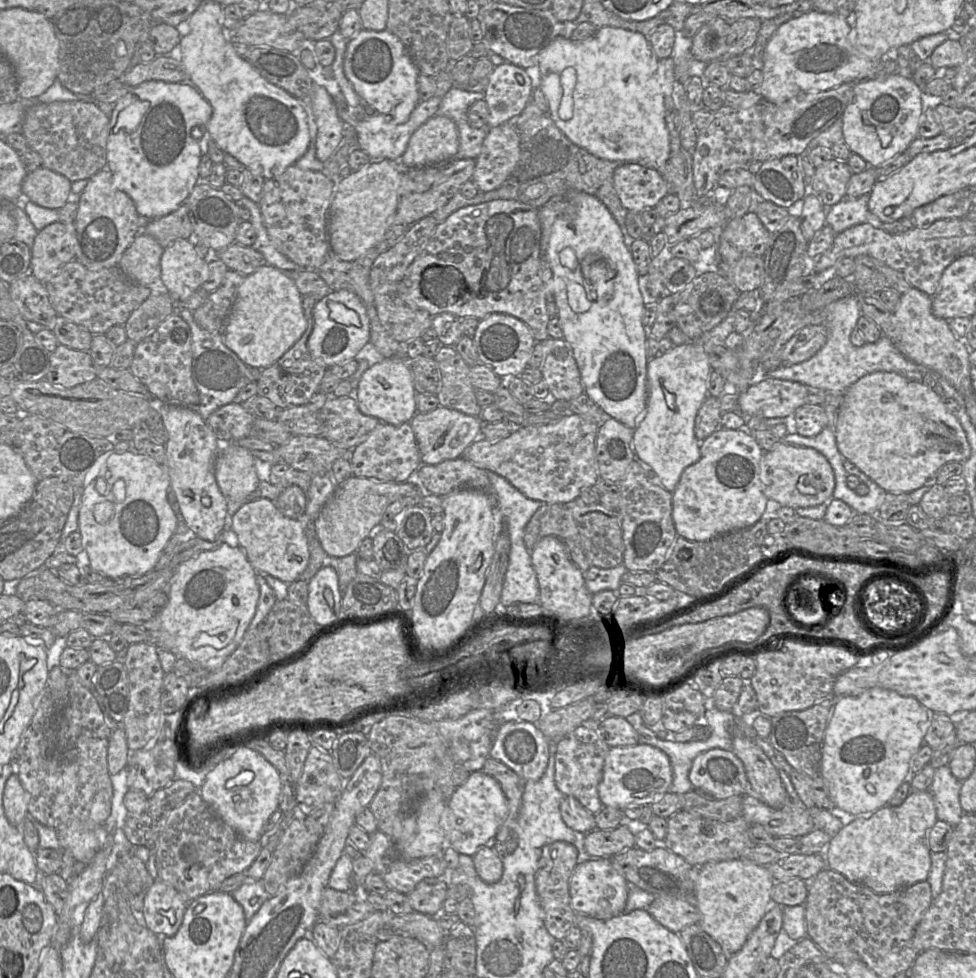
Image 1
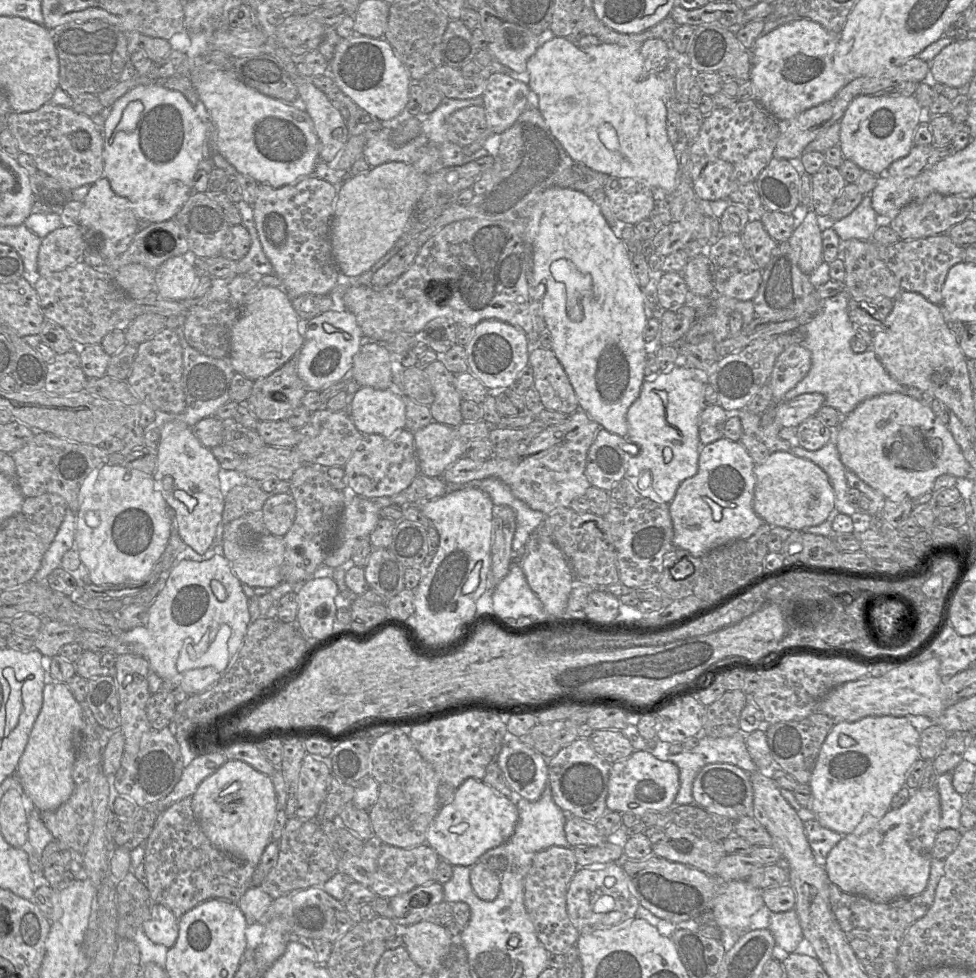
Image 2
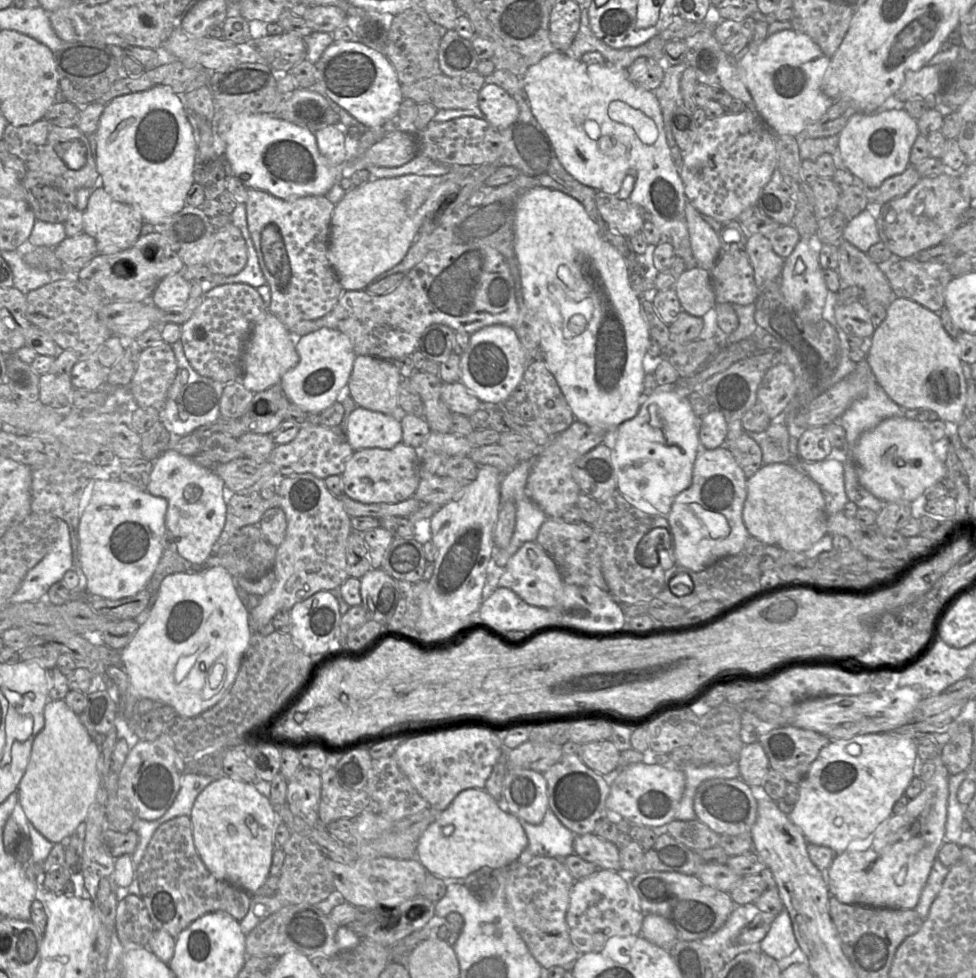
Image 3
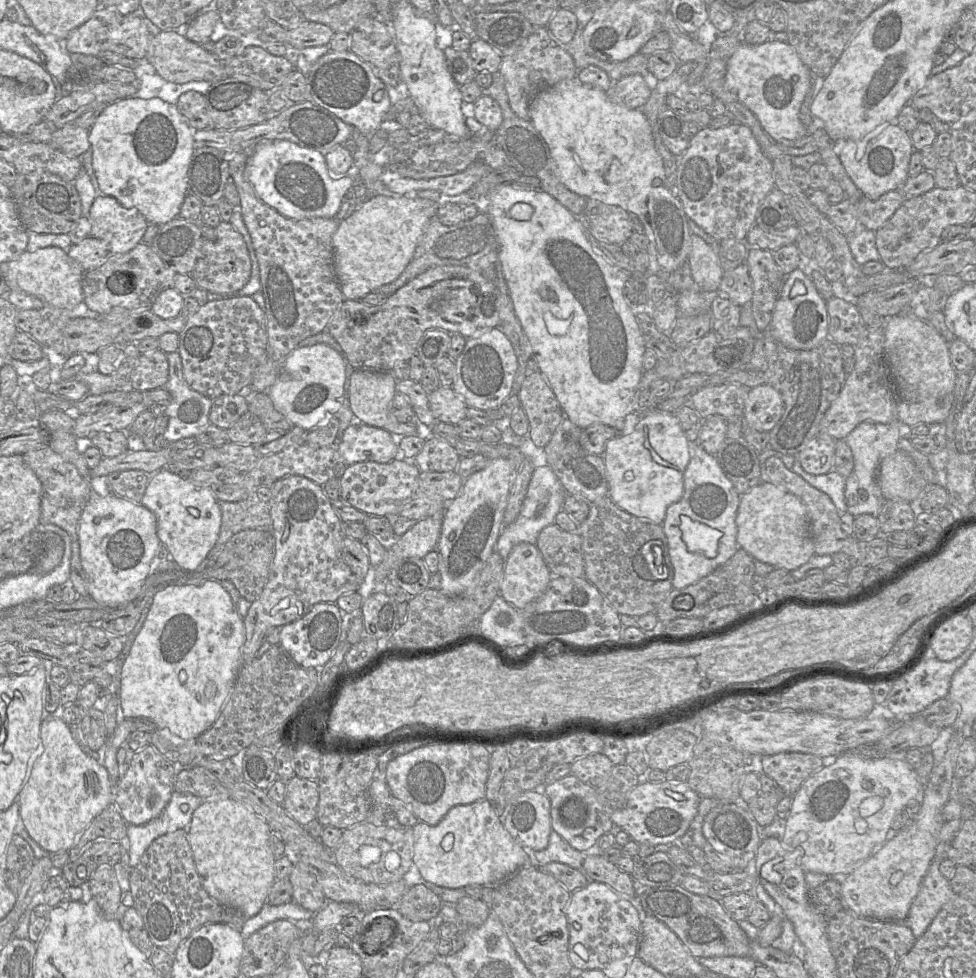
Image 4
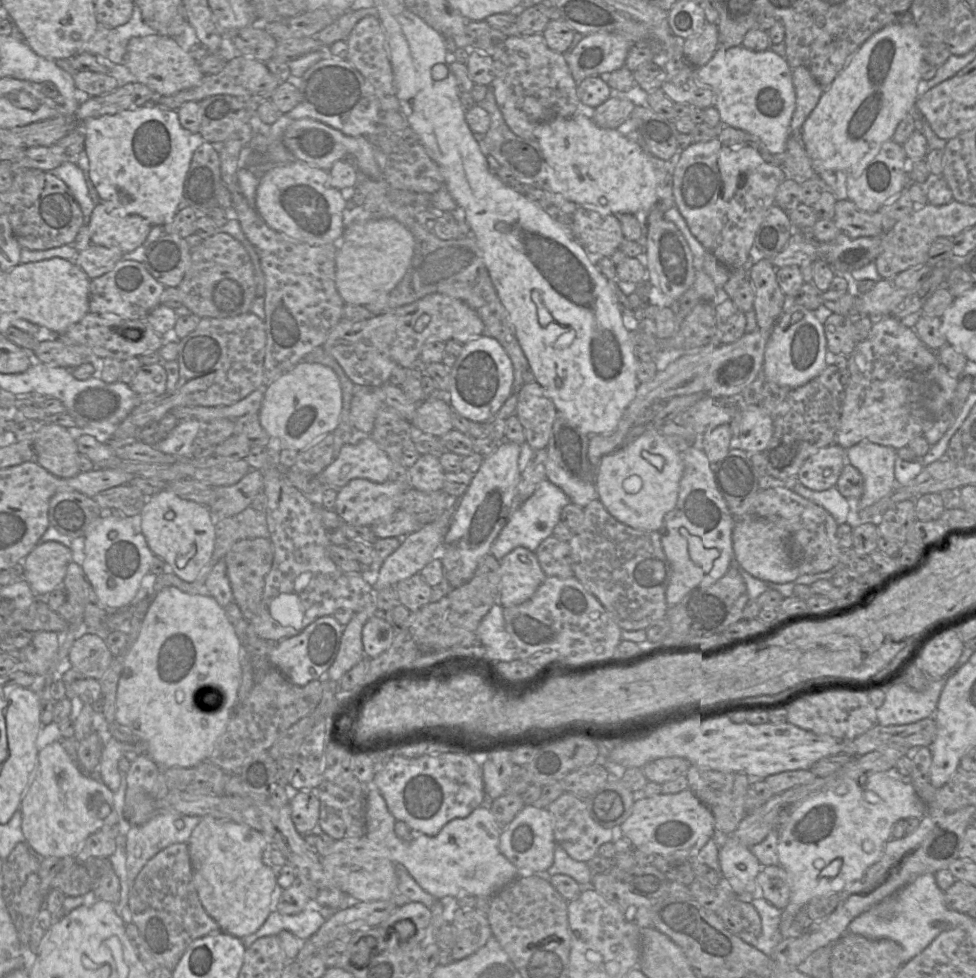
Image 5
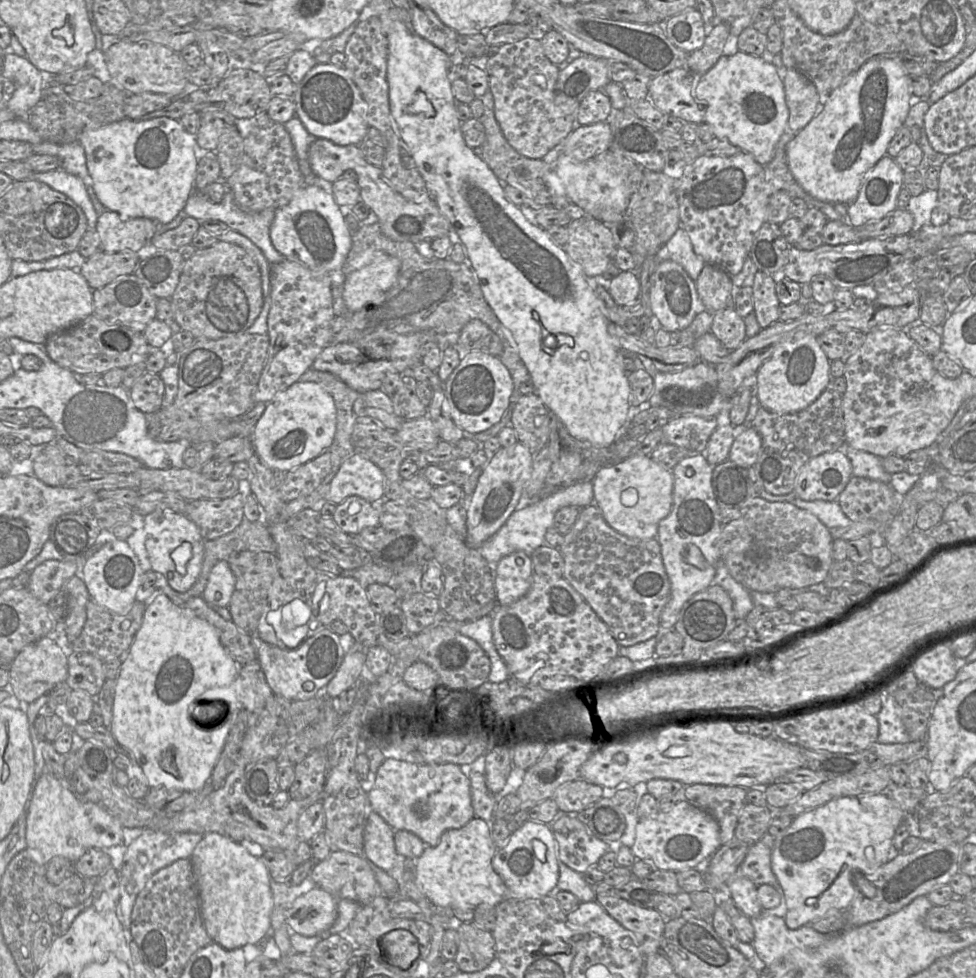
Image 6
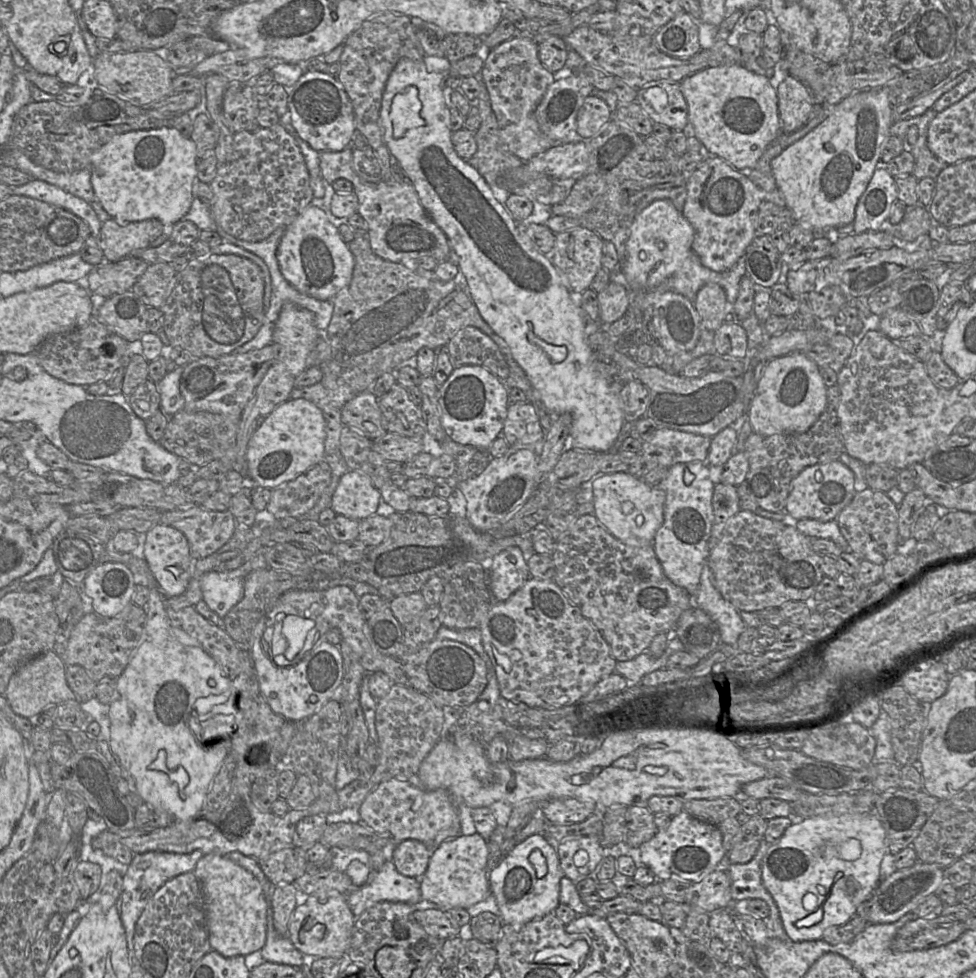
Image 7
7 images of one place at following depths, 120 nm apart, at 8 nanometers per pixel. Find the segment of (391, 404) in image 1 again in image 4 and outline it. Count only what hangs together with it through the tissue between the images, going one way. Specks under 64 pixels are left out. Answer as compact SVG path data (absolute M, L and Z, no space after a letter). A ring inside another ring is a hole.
M351 423L338 440L345 465L364 461L387 463L398 458L396 438L388 430L365 423Z

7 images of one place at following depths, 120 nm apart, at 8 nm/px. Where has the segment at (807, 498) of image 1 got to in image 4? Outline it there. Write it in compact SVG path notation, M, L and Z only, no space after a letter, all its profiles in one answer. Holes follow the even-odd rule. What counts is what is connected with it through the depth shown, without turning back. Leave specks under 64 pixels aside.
M760 482L740 496L735 523L738 548L746 551L755 561L792 572L814 555L804 504L778 485Z

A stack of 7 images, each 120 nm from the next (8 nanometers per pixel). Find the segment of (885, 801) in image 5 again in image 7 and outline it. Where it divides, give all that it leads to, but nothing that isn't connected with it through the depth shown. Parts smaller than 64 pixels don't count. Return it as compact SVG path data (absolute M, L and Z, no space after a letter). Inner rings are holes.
M875 812L815 816L804 819L799 823L792 823L777 842L769 845L761 865L762 882L779 909L783 926L788 937L794 942L820 940L822 939L823 932L826 928L842 925L848 922L856 914L859 905L870 898L881 881L880 865L886 845L887 840L885 829Z

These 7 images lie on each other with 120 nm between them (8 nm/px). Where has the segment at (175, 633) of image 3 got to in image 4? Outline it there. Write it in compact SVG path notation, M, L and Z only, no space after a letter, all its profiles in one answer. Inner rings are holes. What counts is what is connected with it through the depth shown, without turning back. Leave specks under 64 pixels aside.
M205 579L200 584L162 587L155 593L145 622L119 666L119 696L124 718L148 718L157 728L166 729L183 740L197 738L215 722L234 687L242 665L244 642L244 619L220 581ZM210 681L216 684L217 691L207 699L205 687Z

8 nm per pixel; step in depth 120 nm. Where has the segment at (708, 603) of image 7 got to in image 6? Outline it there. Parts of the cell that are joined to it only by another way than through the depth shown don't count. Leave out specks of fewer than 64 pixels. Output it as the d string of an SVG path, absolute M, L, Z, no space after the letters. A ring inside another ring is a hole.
M721 560L717 563L713 584L721 586L729 594L737 620L745 619L752 611L754 603L751 592L733 579Z

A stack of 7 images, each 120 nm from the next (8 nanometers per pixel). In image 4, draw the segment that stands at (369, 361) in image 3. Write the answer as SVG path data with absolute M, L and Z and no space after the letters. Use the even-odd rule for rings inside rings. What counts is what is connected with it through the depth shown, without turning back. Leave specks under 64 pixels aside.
M354 369L349 381L350 407L357 419L362 423L381 427L393 435L417 435L416 426L400 423L391 411L393 398L396 394L397 380L388 371L374 371L368 369Z

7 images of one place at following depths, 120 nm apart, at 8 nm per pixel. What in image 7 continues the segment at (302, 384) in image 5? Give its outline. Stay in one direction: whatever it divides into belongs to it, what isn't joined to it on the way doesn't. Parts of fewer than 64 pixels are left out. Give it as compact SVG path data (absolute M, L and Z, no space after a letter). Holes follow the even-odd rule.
M289 398L266 416L249 440L247 477L255 487L274 490L296 479L324 459L326 423L322 411L304 398Z

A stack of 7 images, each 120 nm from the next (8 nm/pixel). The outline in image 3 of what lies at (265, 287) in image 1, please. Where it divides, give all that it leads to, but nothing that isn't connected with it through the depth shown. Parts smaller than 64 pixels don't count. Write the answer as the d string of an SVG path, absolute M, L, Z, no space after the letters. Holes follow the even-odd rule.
M268 311L264 319L253 328L242 356L242 383L245 388L256 393L280 383L281 377L299 361L295 344L294 335Z

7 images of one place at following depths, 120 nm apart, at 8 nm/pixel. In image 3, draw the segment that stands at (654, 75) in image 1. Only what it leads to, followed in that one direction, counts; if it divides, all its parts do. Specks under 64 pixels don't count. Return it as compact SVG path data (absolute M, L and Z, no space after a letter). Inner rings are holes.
M555 50L544 56L538 63L530 66L523 76L523 89L530 110L539 125L547 134L554 153L563 168L581 184L595 189L595 191L603 191L608 194L616 195L621 187L621 183L626 176L634 179L634 186L631 194L627 198L632 203L638 205L645 213L644 220L651 221L659 232L659 243L671 243L674 249L678 248L684 239L688 239L688 225L686 218L687 198L684 193L684 185L680 177L679 167L675 165L664 132L664 122L659 102L654 91L645 90L632 83L628 76L627 70L617 68L616 66L606 62L601 64L586 64L582 60L571 57L568 53Z

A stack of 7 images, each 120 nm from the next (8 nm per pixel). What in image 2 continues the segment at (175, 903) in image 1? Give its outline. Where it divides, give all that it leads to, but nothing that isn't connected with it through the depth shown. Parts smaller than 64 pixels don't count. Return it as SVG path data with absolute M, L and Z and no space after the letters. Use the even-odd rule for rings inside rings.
M154 903L150 917L143 923L143 930L156 944L171 948L179 934L179 919L167 907Z

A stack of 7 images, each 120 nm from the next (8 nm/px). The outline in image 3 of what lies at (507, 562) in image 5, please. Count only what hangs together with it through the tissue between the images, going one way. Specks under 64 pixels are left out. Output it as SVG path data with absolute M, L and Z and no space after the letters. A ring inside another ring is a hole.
M528 541L521 545L500 571L498 587L512 590L531 606L552 608L559 602L564 582L556 564L546 551L536 541Z

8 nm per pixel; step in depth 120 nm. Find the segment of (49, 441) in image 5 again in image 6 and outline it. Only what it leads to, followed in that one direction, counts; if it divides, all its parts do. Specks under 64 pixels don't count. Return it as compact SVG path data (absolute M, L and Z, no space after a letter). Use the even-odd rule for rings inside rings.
M56 442L46 444L34 460L34 475L49 486L63 486L67 482L65 457Z

